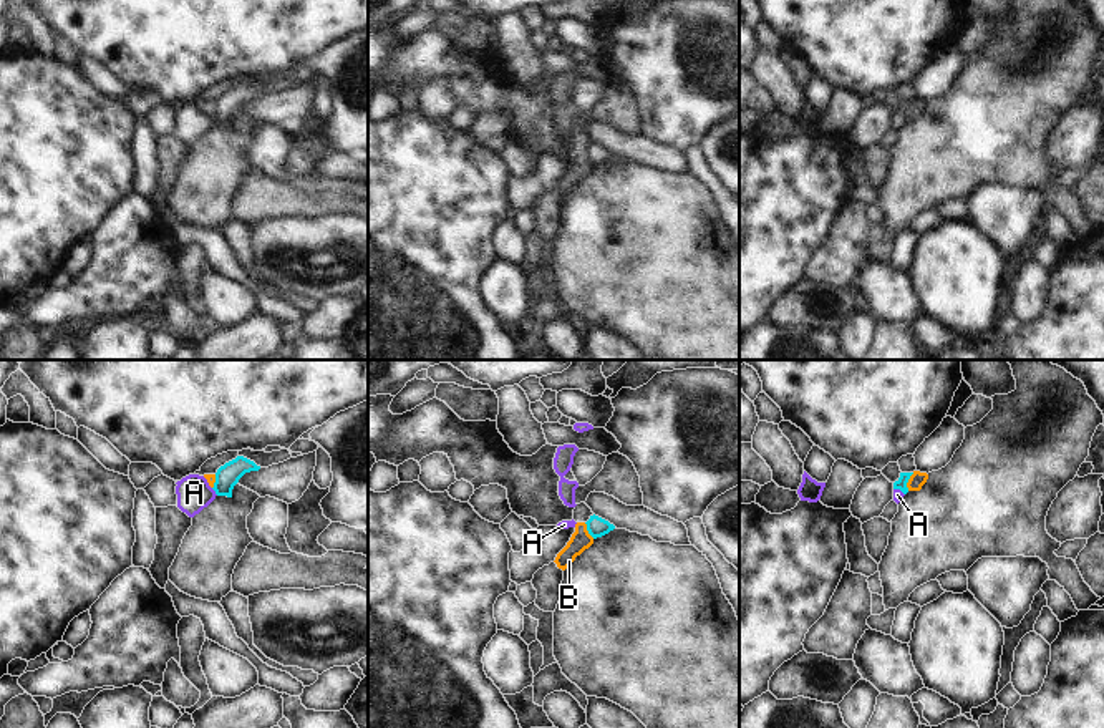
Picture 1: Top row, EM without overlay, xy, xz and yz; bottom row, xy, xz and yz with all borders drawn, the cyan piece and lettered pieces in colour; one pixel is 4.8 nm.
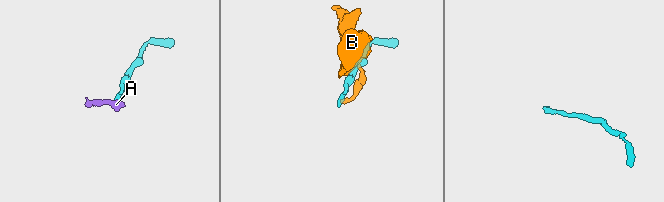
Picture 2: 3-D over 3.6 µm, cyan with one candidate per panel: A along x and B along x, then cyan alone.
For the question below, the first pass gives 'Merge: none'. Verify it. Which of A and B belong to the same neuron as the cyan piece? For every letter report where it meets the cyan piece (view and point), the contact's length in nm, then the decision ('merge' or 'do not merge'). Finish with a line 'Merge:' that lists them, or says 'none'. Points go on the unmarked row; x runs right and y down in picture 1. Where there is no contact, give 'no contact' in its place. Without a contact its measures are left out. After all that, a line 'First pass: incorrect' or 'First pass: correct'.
A: xy (214, 118) | 50 nm | merge
B: yz (907, 110) | 90 nm | do not merge
Merge: A
First pass: incorrect

